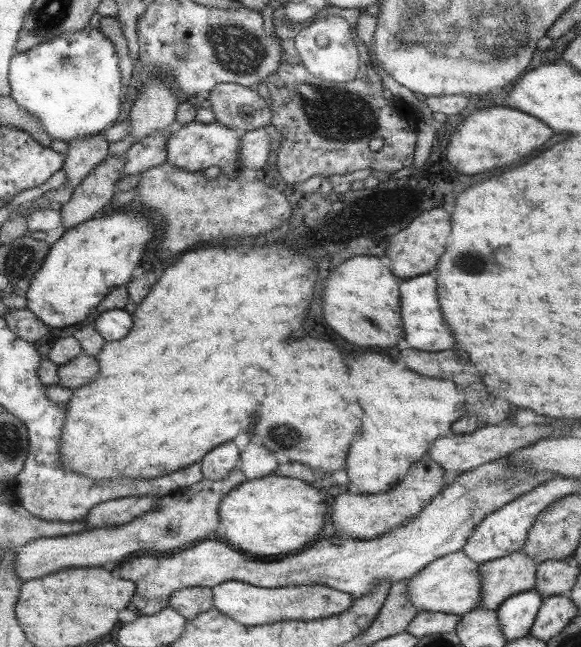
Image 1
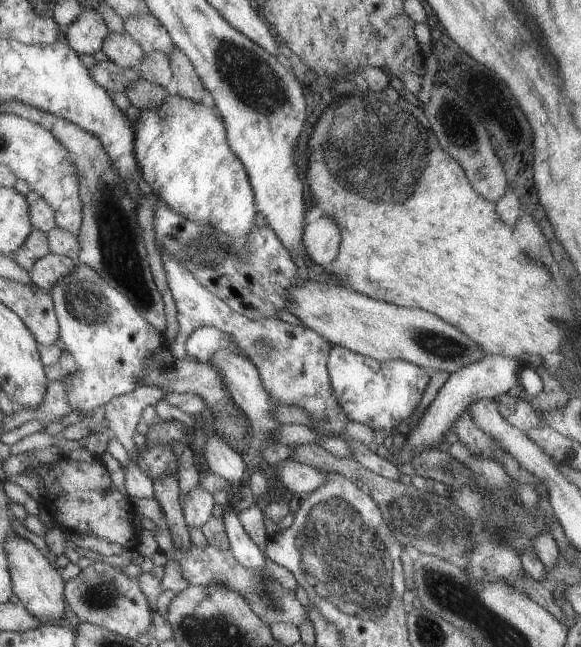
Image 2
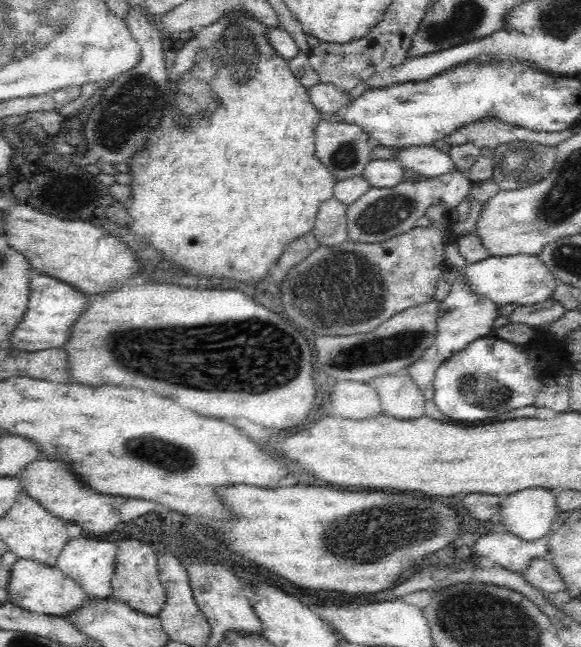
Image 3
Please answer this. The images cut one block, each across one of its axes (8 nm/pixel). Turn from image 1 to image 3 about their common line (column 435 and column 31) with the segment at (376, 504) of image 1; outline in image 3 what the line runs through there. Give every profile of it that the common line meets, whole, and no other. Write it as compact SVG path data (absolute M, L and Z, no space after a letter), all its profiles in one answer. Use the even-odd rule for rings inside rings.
M40 458L30 462L22 472L22 491L33 496L36 502L52 515L68 521L69 524L79 524L82 530L96 535L108 534L120 522L120 512L116 510L126 502L126 498L114 498L106 494L96 494L94 490L80 484L80 479L74 475L72 466L66 462Z

